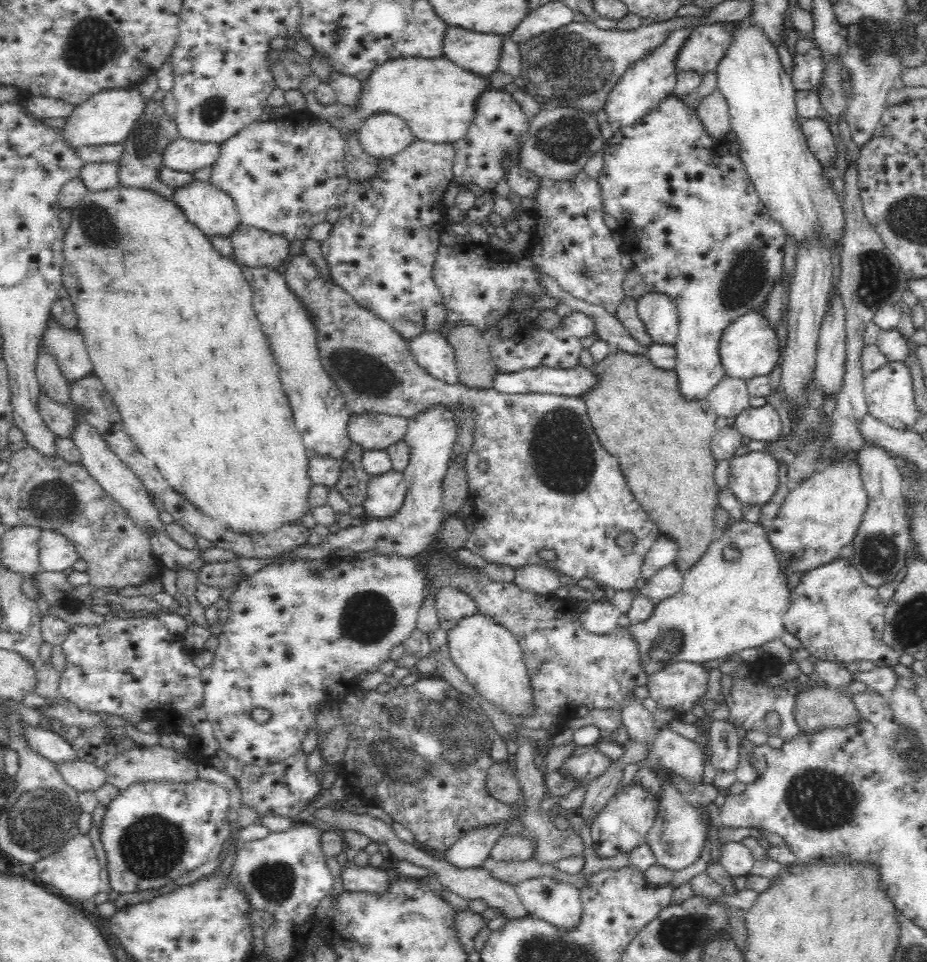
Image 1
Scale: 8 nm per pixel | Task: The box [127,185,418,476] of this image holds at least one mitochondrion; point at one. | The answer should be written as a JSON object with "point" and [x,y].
{"point":[363,375]}

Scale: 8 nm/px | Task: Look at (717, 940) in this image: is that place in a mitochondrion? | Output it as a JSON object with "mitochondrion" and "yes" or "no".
{"mitochondrion":"yes"}

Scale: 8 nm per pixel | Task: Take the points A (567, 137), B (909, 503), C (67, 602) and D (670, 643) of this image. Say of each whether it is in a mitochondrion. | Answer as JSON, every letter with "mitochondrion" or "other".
{"A":"mitochondrion","B":"other","C":"mitochondrion","D":"mitochondrion"}

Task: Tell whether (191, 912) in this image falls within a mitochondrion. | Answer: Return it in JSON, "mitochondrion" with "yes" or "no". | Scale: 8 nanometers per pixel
{"mitochondrion":"no"}

